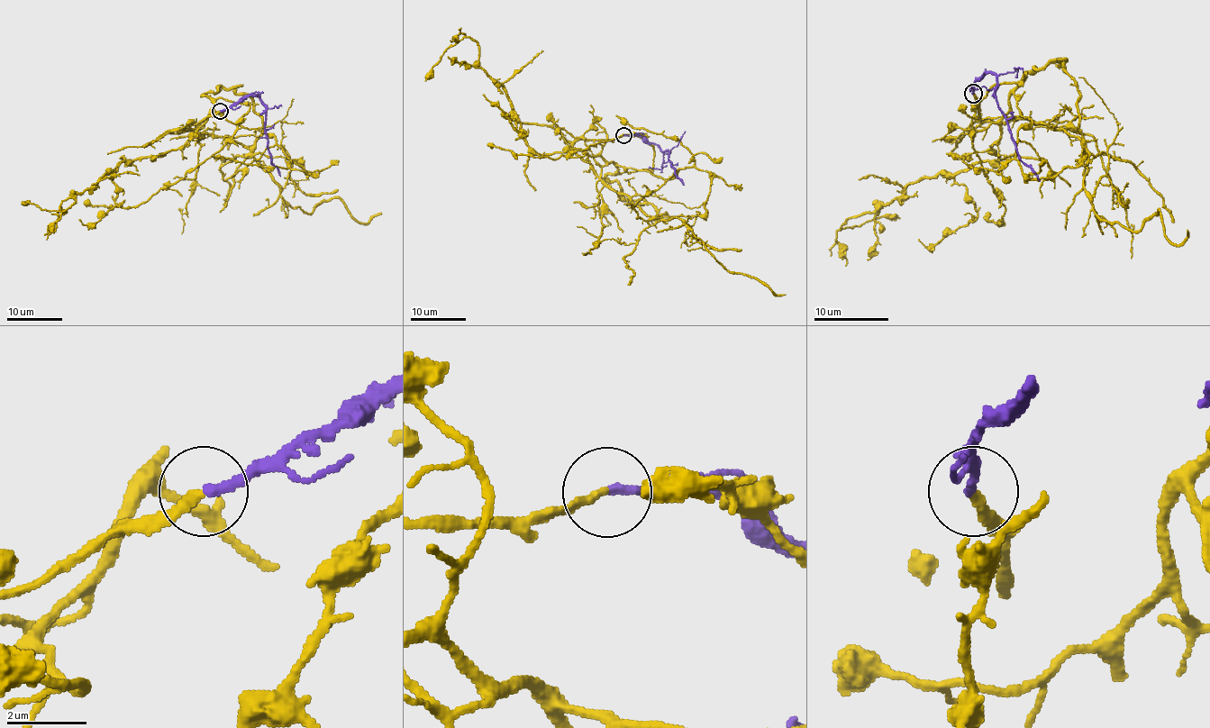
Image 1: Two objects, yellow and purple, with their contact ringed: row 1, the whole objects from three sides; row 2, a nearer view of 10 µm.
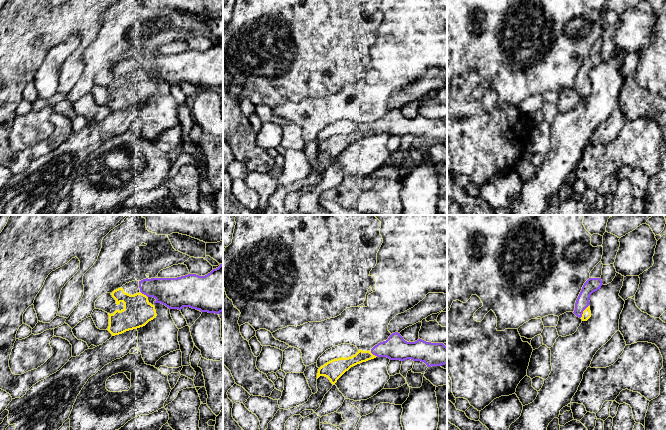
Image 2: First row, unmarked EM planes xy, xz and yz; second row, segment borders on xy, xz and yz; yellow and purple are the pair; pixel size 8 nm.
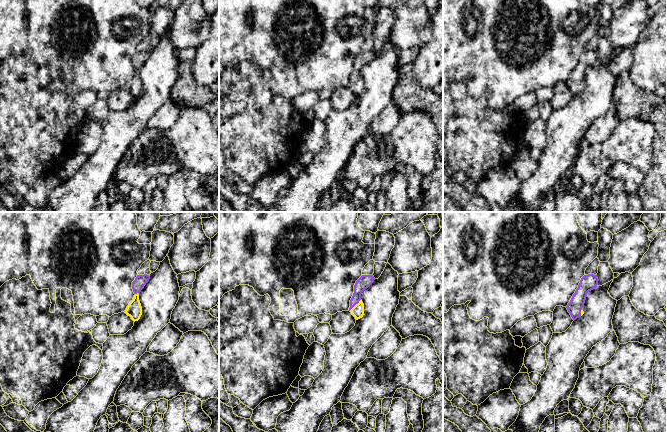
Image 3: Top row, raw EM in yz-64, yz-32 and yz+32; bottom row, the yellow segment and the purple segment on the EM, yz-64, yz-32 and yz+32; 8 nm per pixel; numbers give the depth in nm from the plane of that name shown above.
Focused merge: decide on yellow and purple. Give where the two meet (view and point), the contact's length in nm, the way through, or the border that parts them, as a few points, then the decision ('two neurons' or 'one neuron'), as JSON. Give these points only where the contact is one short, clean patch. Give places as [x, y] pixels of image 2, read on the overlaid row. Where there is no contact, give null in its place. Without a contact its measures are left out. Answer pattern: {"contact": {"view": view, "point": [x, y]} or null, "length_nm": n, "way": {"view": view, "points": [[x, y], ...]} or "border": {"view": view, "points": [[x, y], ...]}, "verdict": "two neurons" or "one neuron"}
{"contact": {"view": "yz", "point": [583, 311]}, "length_nm": 120, "way": {"view": "yz", "points": [[586, 315], [583, 311], [583, 297], [591, 285]]}, "verdict": "one neuron"}

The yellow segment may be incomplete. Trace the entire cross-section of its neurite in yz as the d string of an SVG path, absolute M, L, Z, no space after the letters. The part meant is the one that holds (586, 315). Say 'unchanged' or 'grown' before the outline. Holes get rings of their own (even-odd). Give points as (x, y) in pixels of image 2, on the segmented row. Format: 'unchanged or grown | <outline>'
grown | M589 278L583 285L582 290L576 300L574 314L581 318L582 321L587 321L591 317L589 306L590 295L601 288L601 278Z

